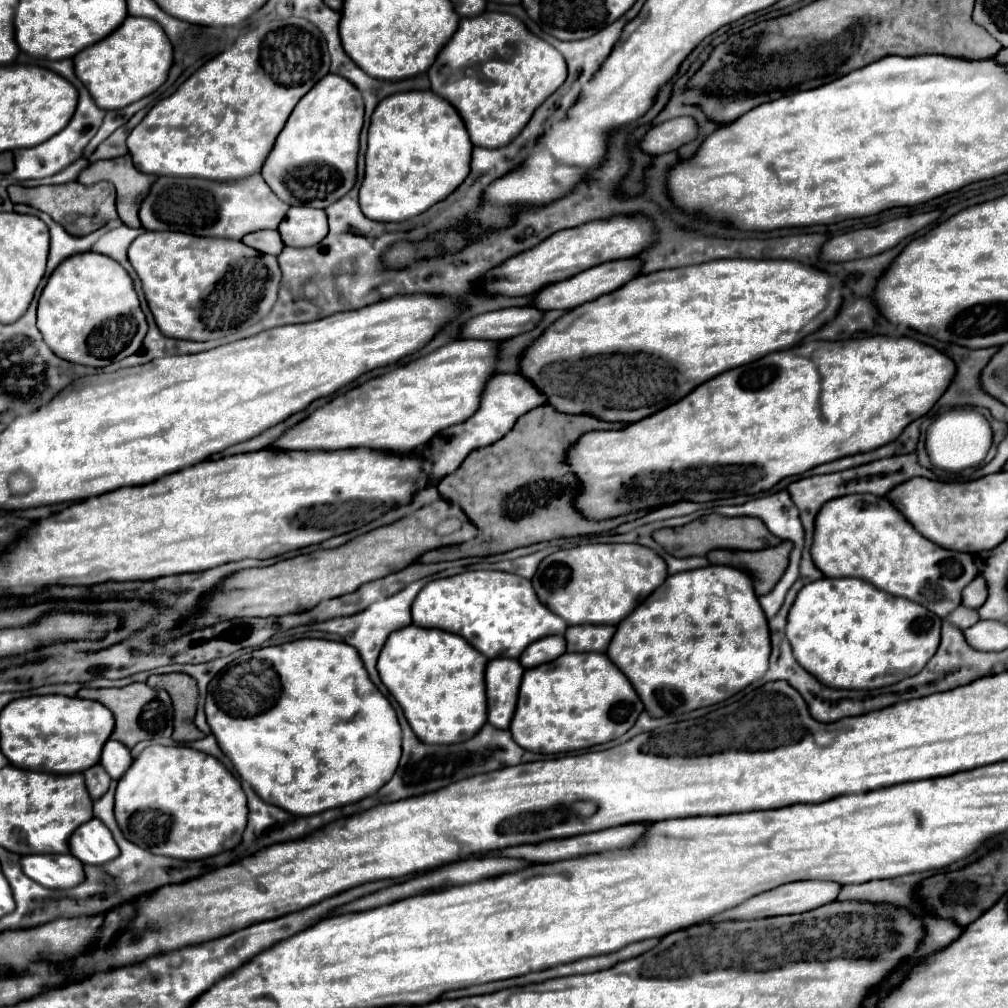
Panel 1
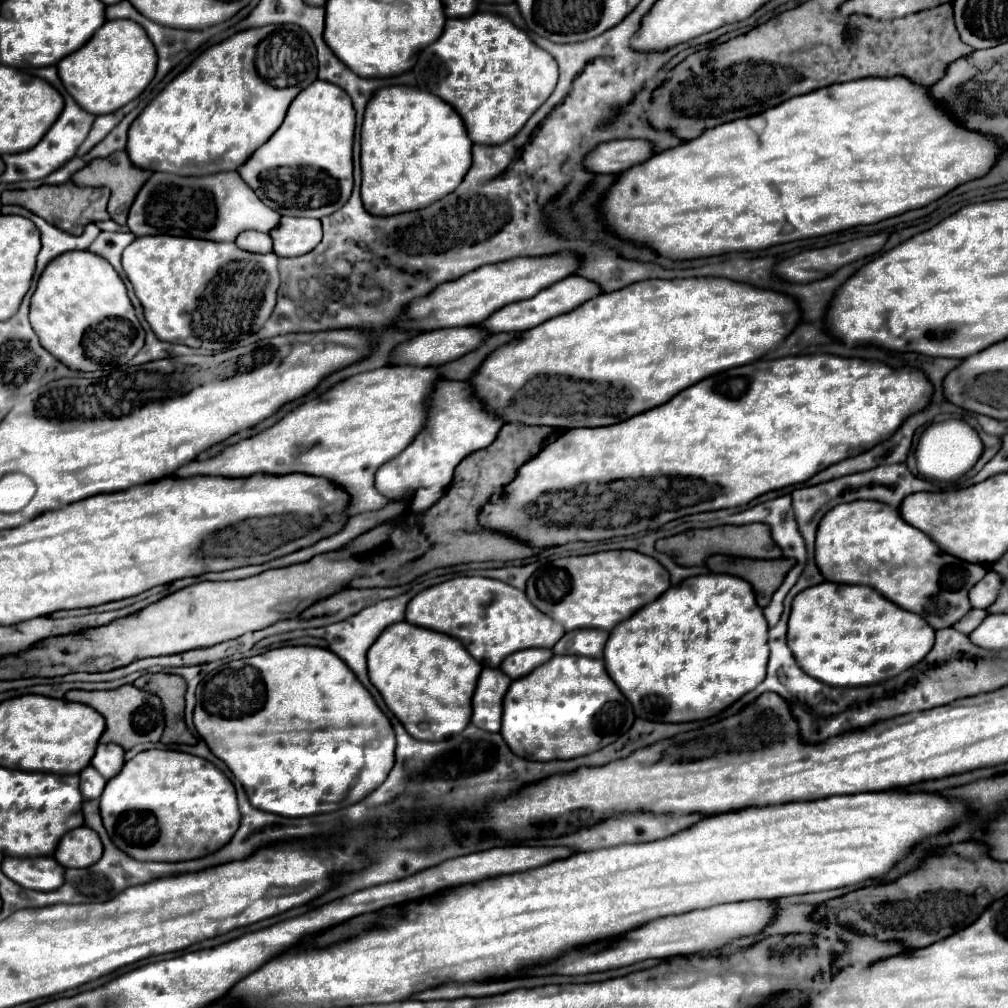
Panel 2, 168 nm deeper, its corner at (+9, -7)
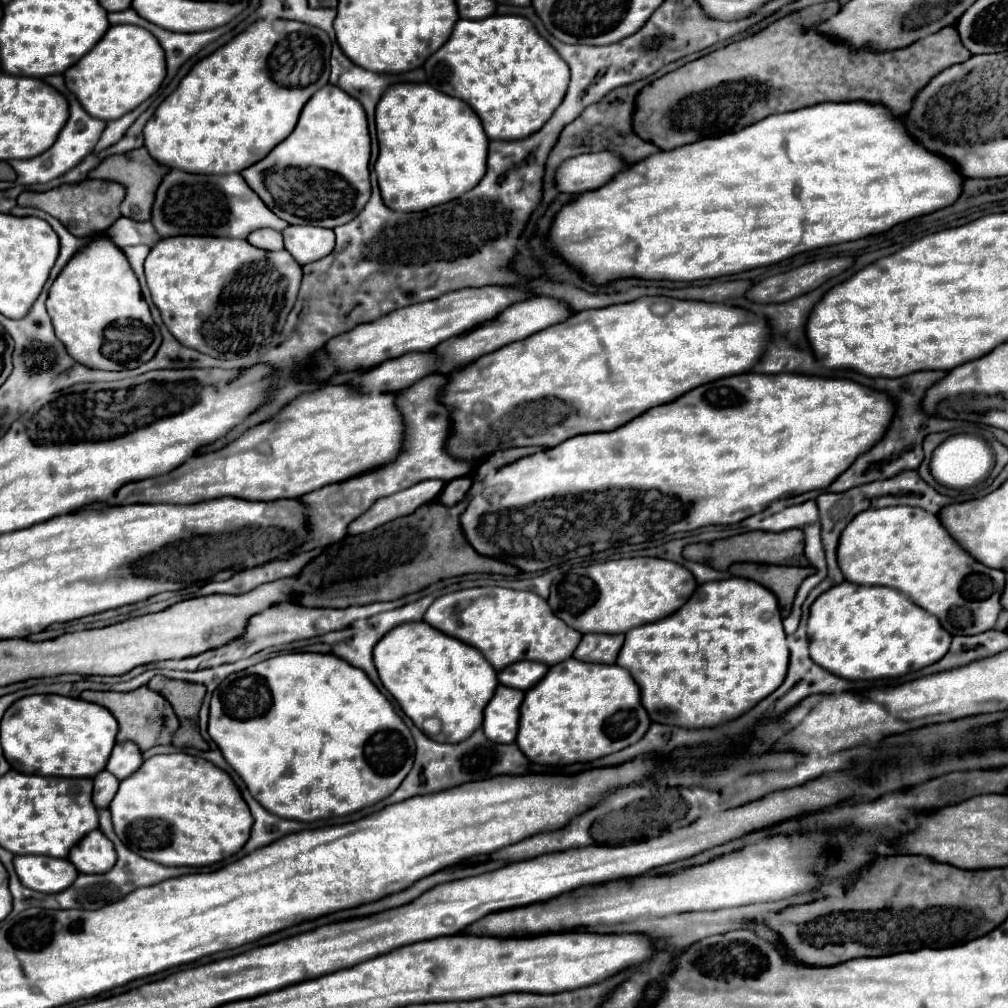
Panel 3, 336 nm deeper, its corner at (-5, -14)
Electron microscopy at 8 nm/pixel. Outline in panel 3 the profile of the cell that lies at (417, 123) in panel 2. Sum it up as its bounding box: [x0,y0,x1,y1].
[375,83,489,211]

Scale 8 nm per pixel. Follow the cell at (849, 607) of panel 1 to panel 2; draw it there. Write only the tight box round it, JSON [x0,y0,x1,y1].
[787,582,935,686]

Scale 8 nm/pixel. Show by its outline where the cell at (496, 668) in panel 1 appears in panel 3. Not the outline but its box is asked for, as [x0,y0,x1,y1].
[483,685,523,743]

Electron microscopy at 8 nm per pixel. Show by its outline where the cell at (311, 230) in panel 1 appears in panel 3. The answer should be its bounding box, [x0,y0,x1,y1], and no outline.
[281,225,335,265]

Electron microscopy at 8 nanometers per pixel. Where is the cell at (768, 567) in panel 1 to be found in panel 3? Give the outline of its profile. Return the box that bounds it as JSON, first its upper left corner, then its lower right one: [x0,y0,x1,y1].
[729,563,815,615]

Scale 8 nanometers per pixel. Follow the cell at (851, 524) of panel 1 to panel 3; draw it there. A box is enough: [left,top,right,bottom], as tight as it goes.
[837,507,1005,635]

